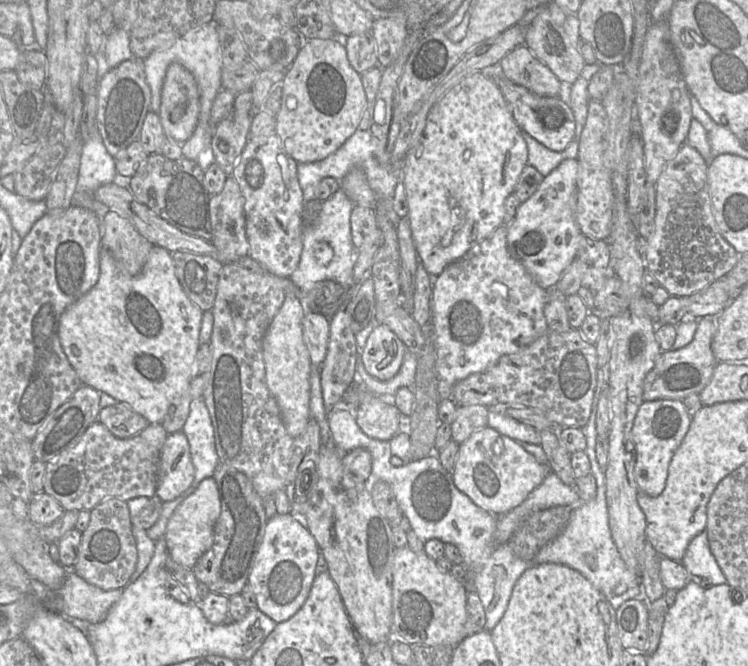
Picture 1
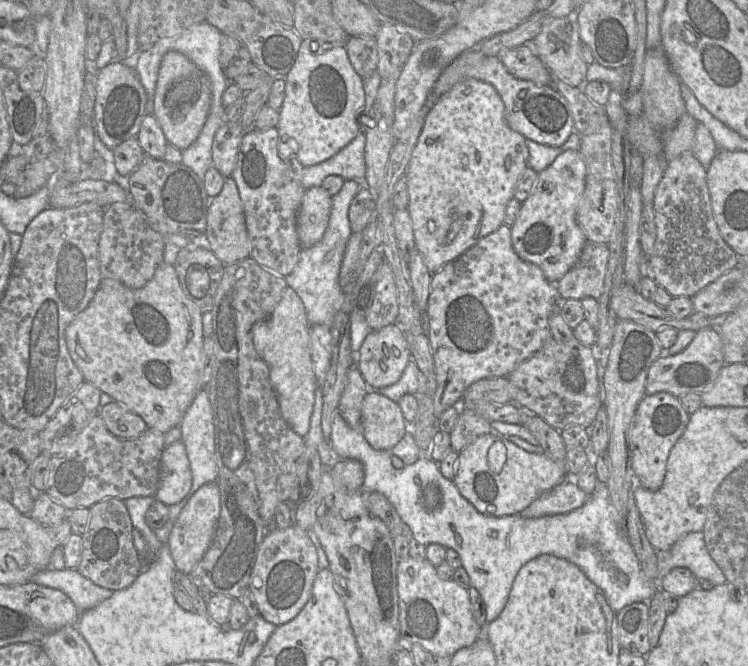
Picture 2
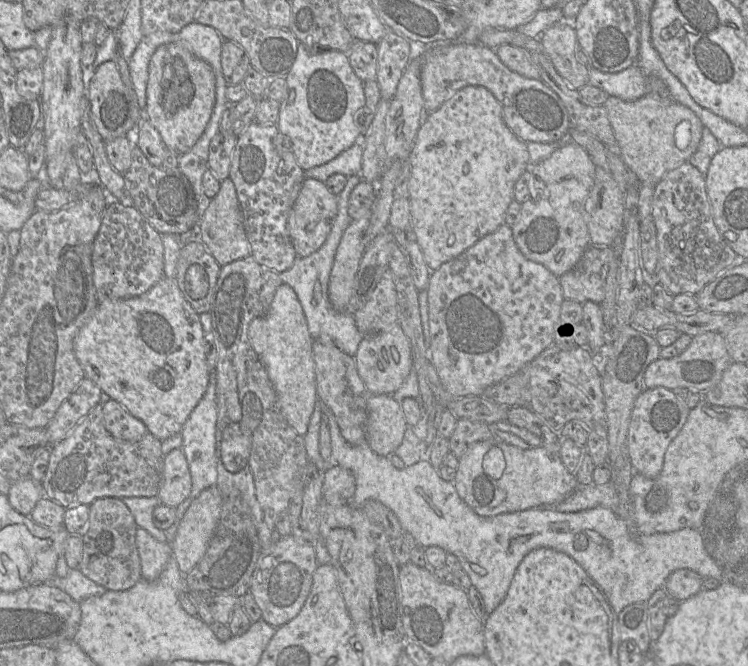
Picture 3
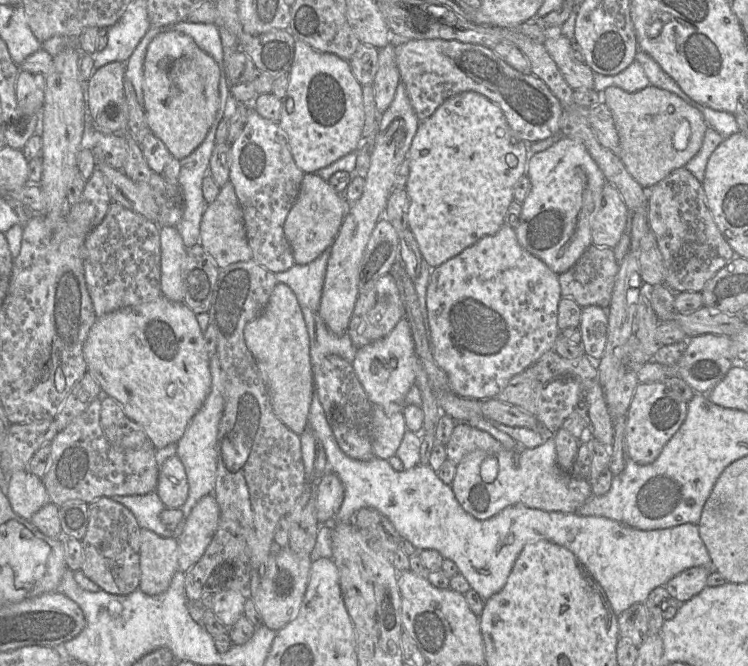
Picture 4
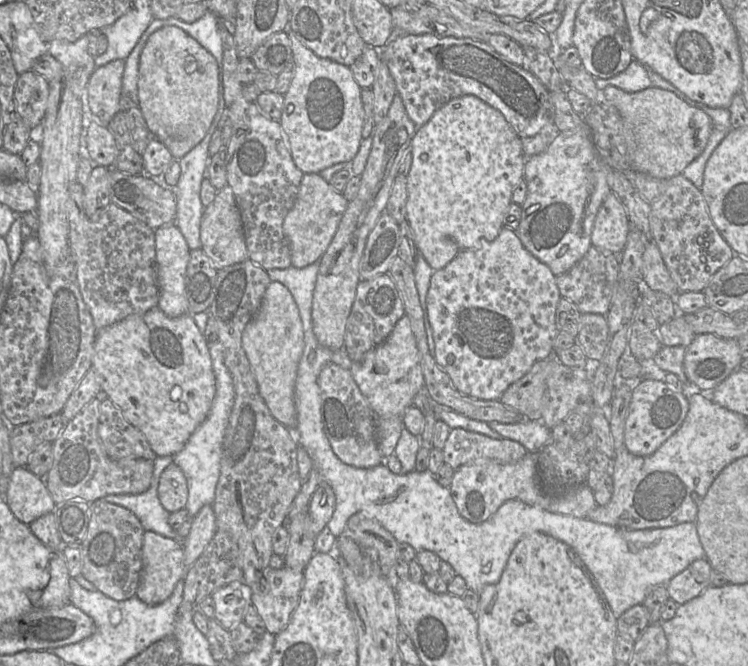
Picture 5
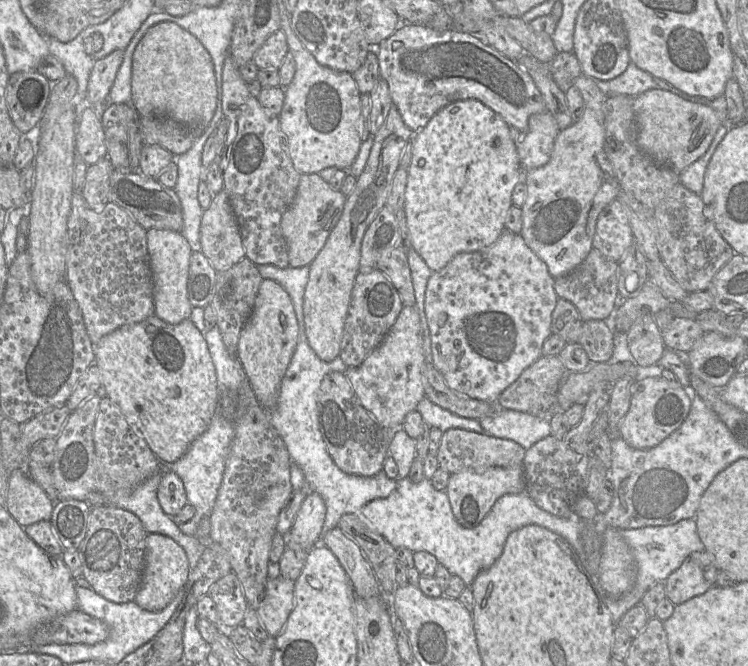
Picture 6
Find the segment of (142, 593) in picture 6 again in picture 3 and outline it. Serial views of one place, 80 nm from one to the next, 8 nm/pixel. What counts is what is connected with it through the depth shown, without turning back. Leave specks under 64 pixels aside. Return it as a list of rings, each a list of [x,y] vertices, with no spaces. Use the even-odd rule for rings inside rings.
[[[138,527],[136,545],[141,563],[141,577],[147,581],[156,580],[172,556],[171,543],[160,542],[145,529]]]

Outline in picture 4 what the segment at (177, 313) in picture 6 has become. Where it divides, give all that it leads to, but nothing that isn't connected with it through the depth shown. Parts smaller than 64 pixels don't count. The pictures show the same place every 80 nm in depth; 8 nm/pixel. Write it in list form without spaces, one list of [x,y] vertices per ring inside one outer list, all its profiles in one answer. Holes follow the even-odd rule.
[[[175,226],[160,227],[161,294],[173,302],[184,302],[182,274],[186,250]]]

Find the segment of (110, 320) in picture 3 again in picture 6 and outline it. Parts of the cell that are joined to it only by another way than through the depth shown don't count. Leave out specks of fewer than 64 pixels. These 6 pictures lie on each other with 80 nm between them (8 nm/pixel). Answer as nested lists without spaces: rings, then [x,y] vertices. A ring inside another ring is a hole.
[[[155,314],[105,335],[94,344],[102,390],[121,410],[156,457],[171,465],[208,428],[219,405],[219,390],[204,333],[190,318],[169,324]]]

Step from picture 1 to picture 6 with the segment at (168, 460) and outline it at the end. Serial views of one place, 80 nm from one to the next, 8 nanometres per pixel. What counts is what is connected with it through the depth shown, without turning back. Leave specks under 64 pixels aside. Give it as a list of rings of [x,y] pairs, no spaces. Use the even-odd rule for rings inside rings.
[[[170,469],[163,471],[157,496],[163,511],[170,517],[176,516],[188,502],[183,481]]]

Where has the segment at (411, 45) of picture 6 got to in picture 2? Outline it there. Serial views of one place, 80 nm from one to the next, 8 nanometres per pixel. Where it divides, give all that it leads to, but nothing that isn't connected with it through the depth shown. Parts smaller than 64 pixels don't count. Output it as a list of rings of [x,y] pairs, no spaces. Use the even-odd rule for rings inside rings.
[[[466,52],[454,59],[435,82],[427,104],[433,105],[454,84],[475,78],[491,84],[500,95],[506,111],[508,125],[526,139],[539,144],[562,146],[574,132],[572,113],[566,99],[551,85],[537,85],[510,74],[497,56],[484,56],[476,65],[466,63]]]

